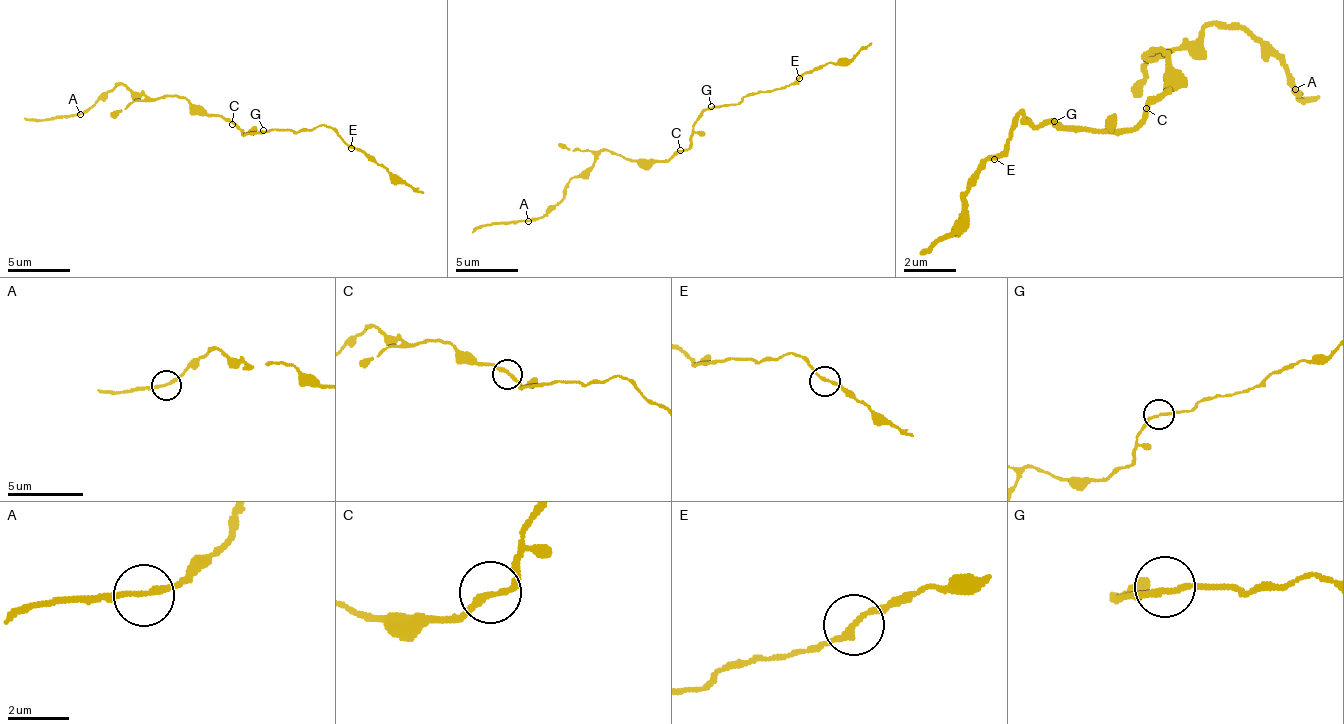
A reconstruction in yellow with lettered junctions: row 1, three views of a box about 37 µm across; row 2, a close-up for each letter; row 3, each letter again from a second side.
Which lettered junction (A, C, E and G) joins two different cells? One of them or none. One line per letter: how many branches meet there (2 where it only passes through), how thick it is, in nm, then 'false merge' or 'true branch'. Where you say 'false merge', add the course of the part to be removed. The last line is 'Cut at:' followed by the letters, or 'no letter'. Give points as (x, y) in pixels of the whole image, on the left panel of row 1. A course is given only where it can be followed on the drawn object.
A: 2 branches meet; 190 nm thick; true branch
C: 2 branches meet; 220 nm thick; true branch
E: 2 branches meet; 180 nm thick; true branch
G: 2 branches meet; 180 nm thick; true branch
Cut at: no letter

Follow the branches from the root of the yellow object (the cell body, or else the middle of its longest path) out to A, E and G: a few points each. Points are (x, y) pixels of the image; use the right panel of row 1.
A: (1152, 102), (1165, 89), (1165, 56), (1146, 56), (1191, 43), (1211, 24), (1237, 24), (1256, 37), (1295, 89)
E: (1152, 102), (1133, 128), (1061, 128), (1054, 121), (1028, 121), (1022, 115), (1009, 134), (1009, 147), (996, 160)
G: (1152, 102), (1146, 108), (1146, 115), (1133, 128), (1061, 128), (1054, 121)

